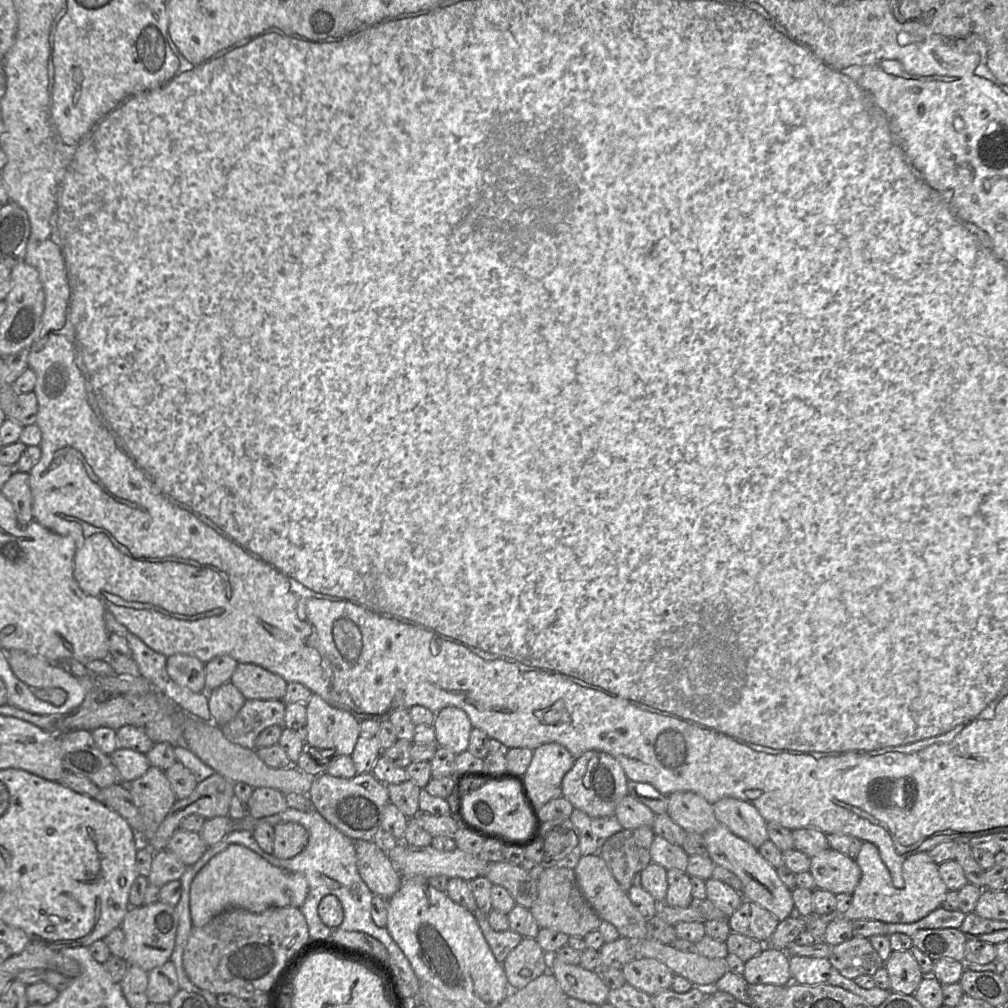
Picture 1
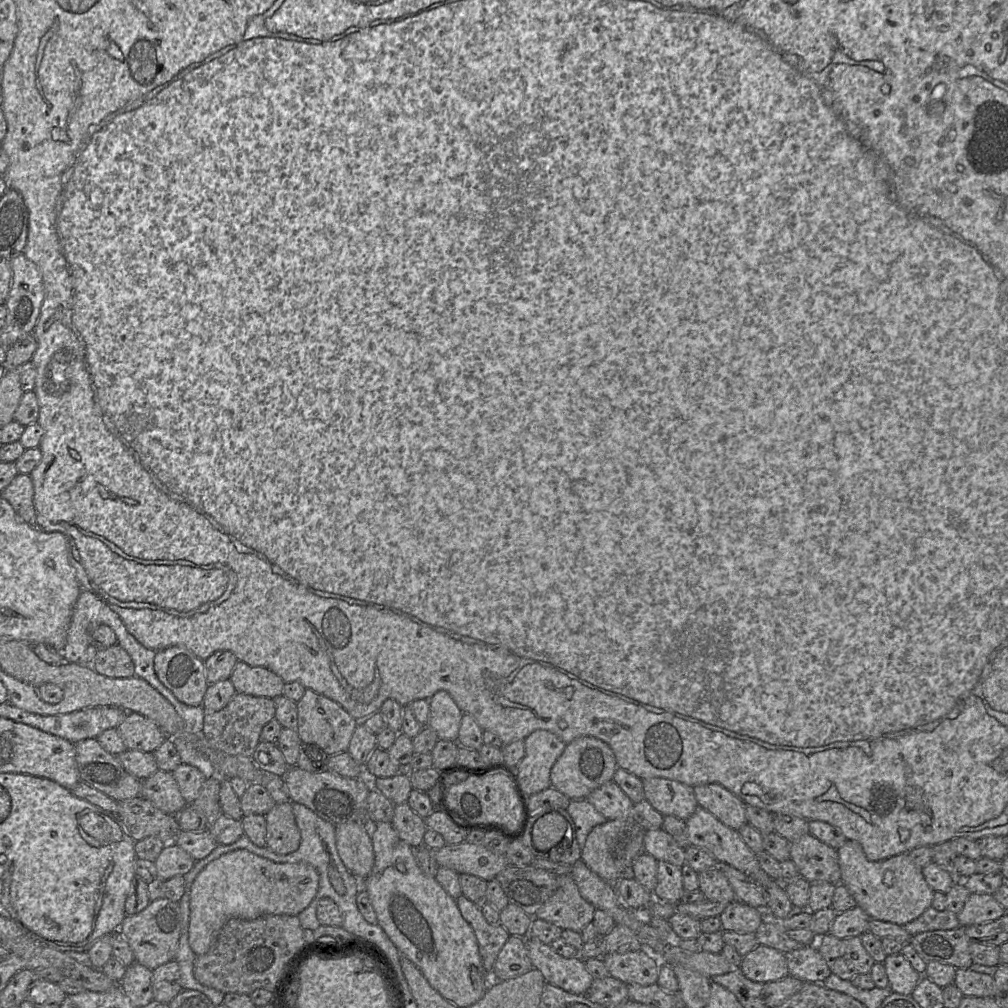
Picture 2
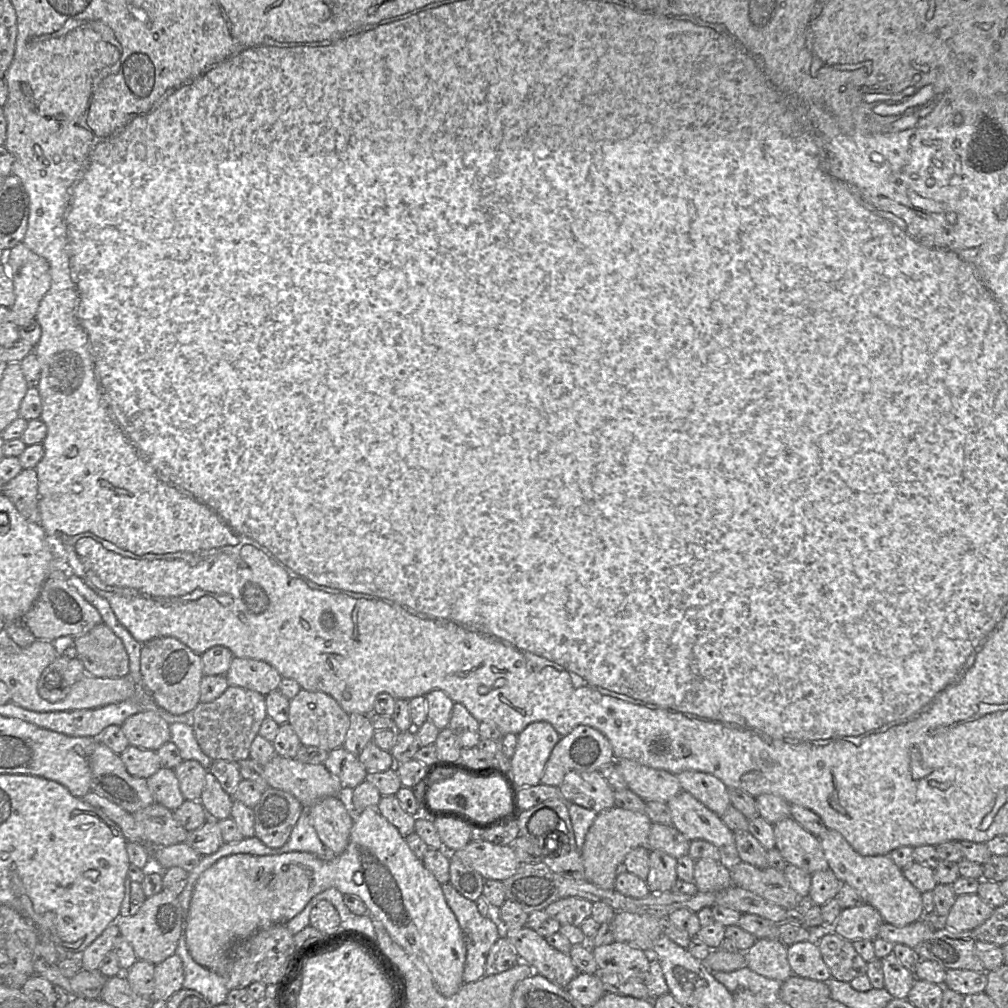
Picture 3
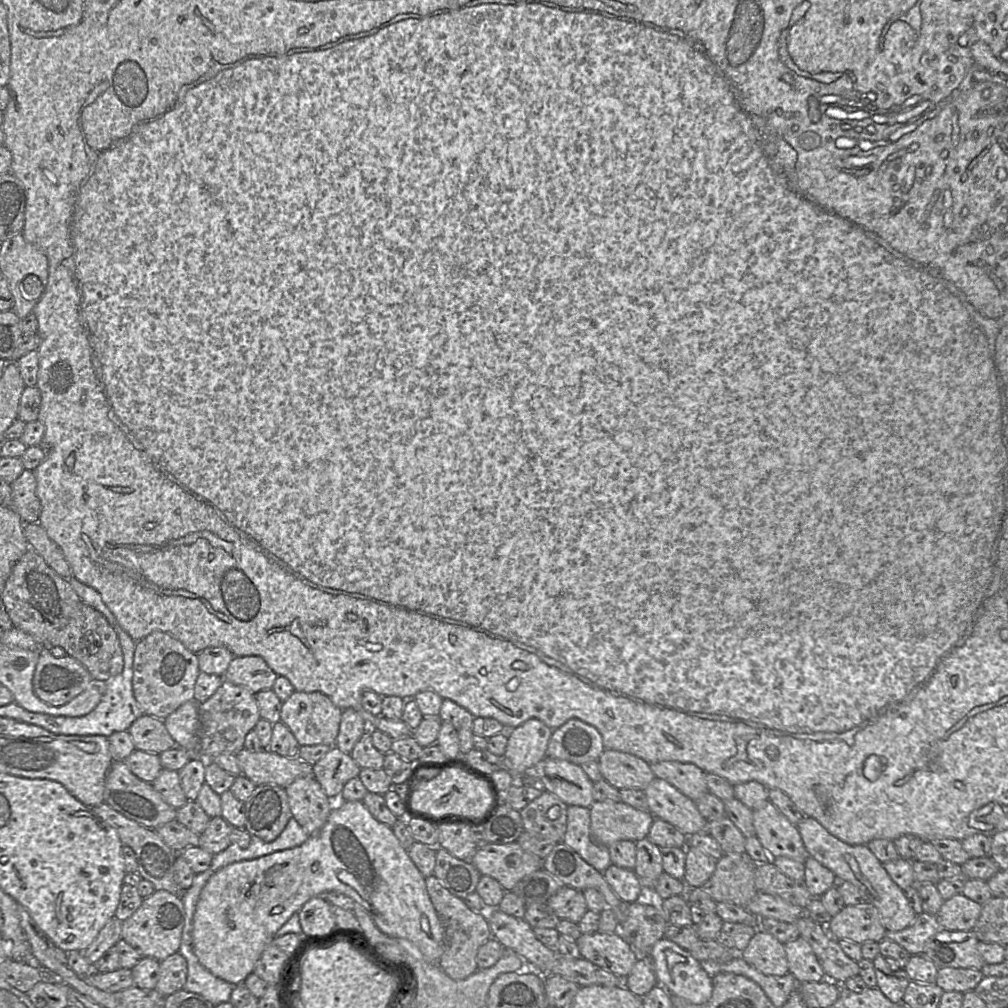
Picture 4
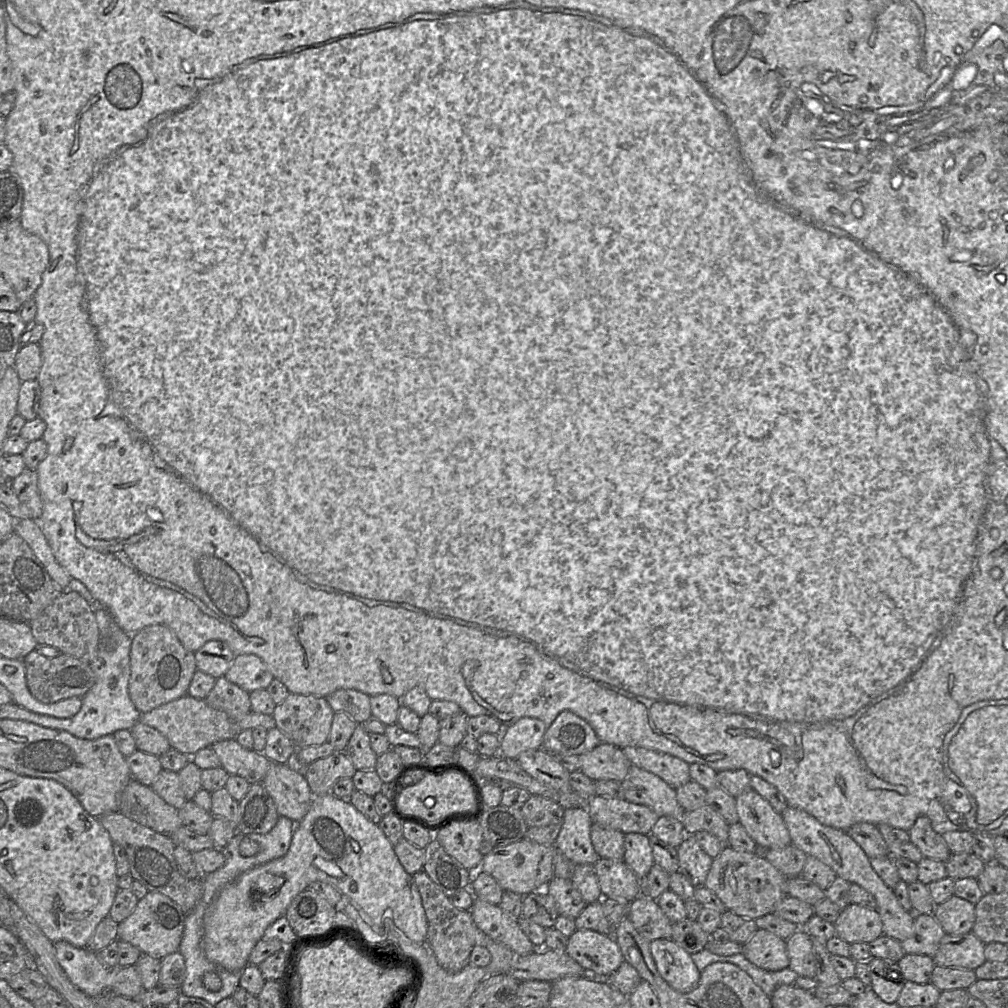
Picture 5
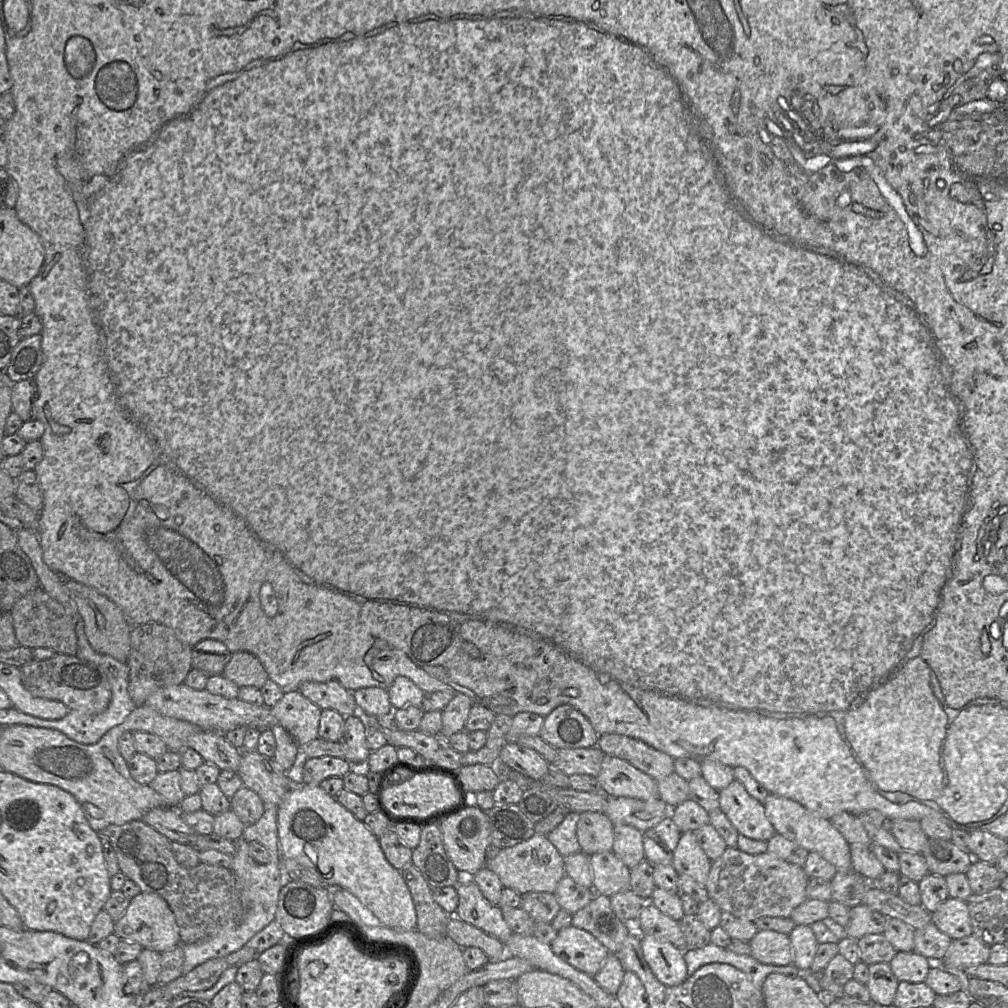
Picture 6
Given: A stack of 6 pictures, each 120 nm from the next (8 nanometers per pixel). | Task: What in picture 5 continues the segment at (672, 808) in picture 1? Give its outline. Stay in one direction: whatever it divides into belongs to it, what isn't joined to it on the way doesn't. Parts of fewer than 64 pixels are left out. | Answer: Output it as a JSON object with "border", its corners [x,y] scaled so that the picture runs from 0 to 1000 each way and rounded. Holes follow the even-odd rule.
{"border":[[[597,736],[588,744],[574,751],[575,765],[588,775],[609,774],[616,776],[627,760],[616,742]]]}

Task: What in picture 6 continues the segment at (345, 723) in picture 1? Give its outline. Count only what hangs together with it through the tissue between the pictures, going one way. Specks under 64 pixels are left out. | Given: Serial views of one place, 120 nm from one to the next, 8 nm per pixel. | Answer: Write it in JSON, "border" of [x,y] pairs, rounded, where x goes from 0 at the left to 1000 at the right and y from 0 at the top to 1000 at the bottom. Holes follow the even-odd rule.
{"border":[[[296,685],[282,688],[281,691],[270,702],[269,706],[297,740],[316,732],[315,723],[319,703]]]}

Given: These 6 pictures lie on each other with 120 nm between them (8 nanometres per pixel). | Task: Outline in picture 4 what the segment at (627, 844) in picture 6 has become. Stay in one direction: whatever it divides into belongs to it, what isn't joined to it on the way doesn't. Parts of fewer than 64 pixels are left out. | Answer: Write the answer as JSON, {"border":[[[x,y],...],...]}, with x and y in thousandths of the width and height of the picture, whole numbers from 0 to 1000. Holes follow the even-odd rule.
{"border":[[[642,830],[631,834],[631,857],[629,865],[640,884],[647,889],[653,870],[659,865],[655,840]]]}

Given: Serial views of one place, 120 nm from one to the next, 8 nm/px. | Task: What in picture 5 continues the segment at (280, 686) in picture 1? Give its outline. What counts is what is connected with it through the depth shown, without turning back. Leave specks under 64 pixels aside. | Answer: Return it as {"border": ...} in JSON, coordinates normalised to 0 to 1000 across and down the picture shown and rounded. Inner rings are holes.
{"border":[[[252,649],[234,650],[222,671],[246,688],[264,685],[272,673],[264,659]]]}

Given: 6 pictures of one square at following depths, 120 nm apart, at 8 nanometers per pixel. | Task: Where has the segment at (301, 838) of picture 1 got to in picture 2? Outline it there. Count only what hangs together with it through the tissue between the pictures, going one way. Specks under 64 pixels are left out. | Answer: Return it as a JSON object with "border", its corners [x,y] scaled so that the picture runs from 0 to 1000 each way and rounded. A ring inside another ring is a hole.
{"border":[[[289,795],[273,797],[263,809],[264,839],[279,848],[293,845],[299,836]]]}

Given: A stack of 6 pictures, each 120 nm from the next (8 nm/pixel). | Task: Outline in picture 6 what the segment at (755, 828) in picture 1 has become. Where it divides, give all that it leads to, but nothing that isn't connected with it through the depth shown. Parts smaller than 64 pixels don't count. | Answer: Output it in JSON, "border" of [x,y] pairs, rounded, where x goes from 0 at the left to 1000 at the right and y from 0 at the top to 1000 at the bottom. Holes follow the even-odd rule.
{"border":[[[615,728],[595,729],[592,741],[601,749],[624,756],[650,774],[669,766],[669,752],[666,749],[627,731]]]}

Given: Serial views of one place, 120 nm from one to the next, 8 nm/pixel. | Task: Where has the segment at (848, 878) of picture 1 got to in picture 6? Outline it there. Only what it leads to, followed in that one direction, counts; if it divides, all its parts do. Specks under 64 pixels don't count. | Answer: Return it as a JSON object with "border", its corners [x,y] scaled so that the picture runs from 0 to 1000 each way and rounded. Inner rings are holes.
{"border":[[[730,773],[713,785],[713,803],[735,828],[748,833],[762,834],[770,827],[758,798],[746,791]]]}

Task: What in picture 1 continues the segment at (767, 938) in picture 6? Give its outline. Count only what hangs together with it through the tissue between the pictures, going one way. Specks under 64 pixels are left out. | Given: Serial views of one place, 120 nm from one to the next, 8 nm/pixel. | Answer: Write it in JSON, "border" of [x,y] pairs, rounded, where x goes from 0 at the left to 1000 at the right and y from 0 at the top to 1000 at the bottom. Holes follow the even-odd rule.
{"border":[[[761,938],[739,954],[737,968],[743,977],[781,978],[786,975],[783,949],[779,942]]]}

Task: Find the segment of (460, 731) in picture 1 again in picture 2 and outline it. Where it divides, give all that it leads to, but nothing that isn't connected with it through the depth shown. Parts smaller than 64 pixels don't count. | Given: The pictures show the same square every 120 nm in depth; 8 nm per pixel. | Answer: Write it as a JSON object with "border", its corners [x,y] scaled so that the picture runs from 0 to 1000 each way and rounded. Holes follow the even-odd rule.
{"border":[[[442,686],[433,687],[426,694],[427,706],[425,720],[429,722],[436,733],[453,735],[459,706],[453,700],[449,692]]]}

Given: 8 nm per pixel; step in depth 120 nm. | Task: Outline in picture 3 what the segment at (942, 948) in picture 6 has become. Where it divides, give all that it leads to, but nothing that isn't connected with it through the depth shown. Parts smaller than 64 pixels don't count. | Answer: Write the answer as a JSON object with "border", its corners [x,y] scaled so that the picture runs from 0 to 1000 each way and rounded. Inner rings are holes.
{"border":[[[913,912],[897,920],[876,916],[873,919],[871,930],[886,937],[897,937],[908,941],[914,935],[922,931],[928,923],[919,912]]]}

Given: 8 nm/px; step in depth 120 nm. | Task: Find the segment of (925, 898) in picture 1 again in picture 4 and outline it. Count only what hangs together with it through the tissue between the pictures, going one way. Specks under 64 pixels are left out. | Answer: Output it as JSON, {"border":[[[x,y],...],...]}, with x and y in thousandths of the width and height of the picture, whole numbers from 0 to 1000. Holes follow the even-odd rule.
{"border":[[[798,811],[790,819],[803,849],[813,854],[828,867],[830,870],[830,878],[832,874],[842,874],[861,888],[862,896],[871,903],[879,925],[897,923],[907,915],[910,907],[898,885],[884,872],[876,856],[867,849],[859,838],[843,838],[836,835],[825,828],[813,815],[806,811]]]}

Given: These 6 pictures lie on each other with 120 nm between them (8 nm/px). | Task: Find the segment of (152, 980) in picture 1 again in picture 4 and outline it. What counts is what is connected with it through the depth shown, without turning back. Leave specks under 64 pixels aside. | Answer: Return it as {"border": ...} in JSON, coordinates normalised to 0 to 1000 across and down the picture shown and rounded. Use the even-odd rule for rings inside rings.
{"border":[[[175,944],[159,954],[158,971],[154,981],[162,988],[182,981],[186,970],[185,951]]]}

